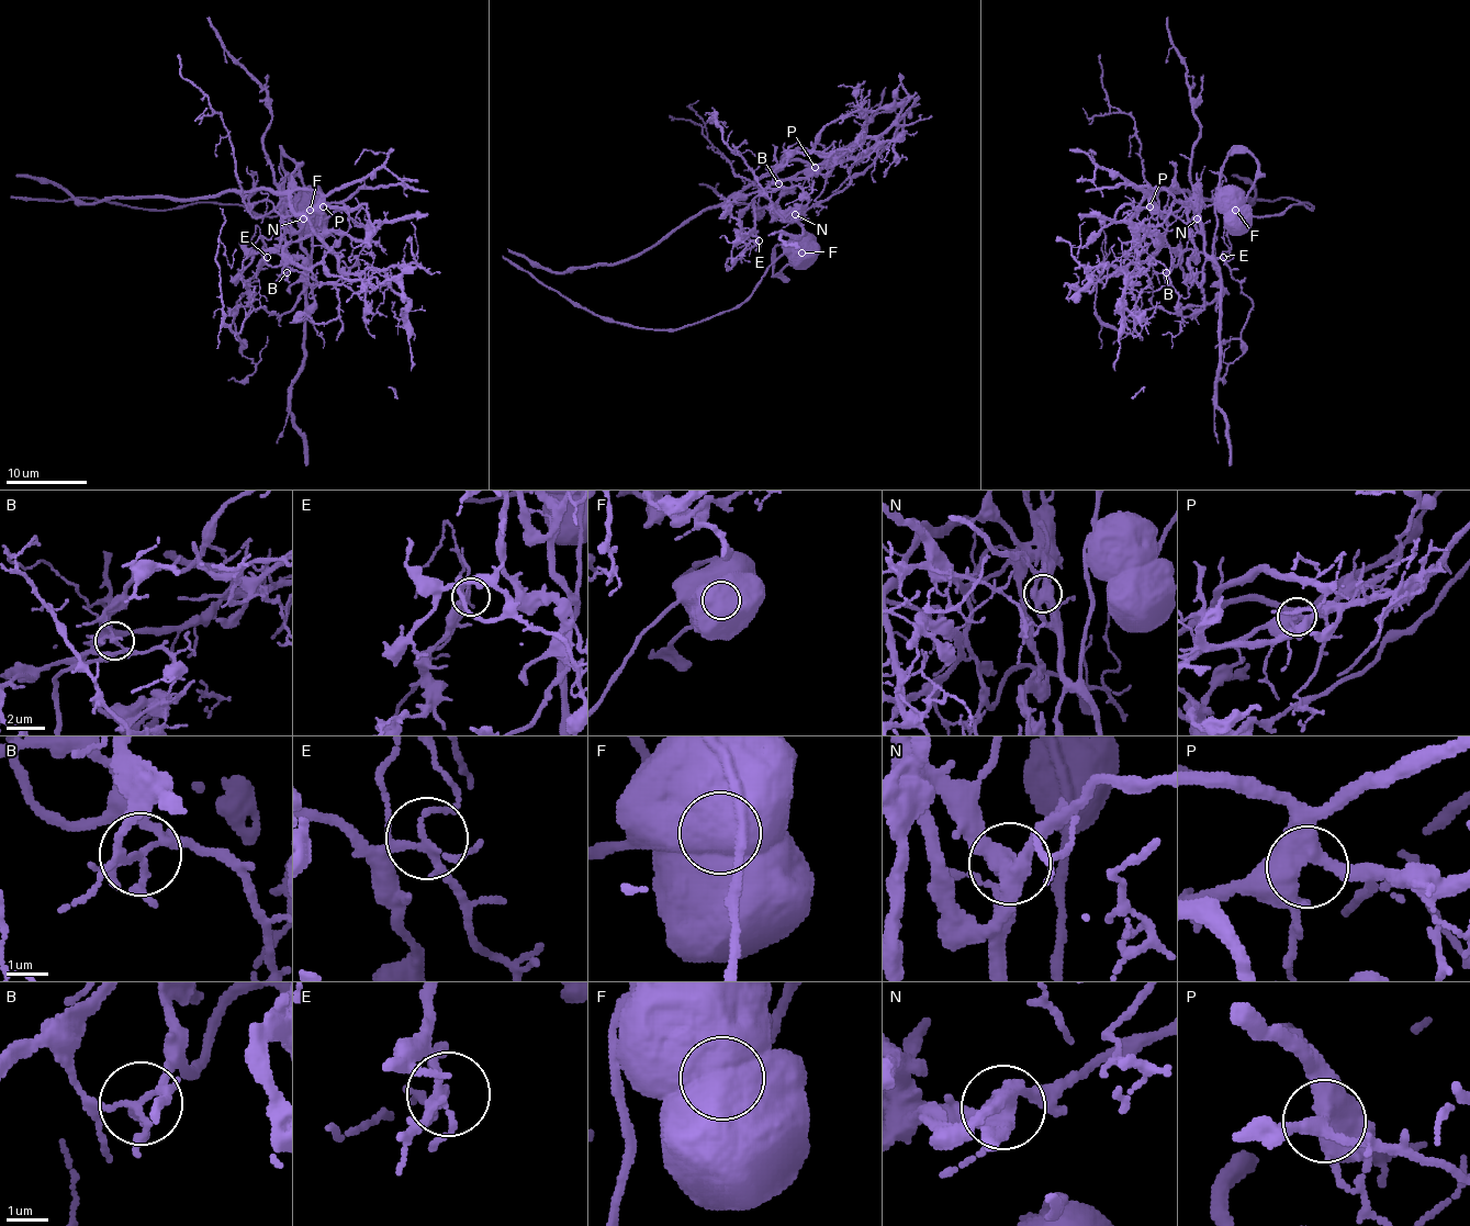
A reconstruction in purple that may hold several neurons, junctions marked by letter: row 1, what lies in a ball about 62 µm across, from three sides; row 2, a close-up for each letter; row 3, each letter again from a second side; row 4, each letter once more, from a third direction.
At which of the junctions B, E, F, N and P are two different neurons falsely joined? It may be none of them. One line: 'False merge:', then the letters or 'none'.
False merge: B, F, N

